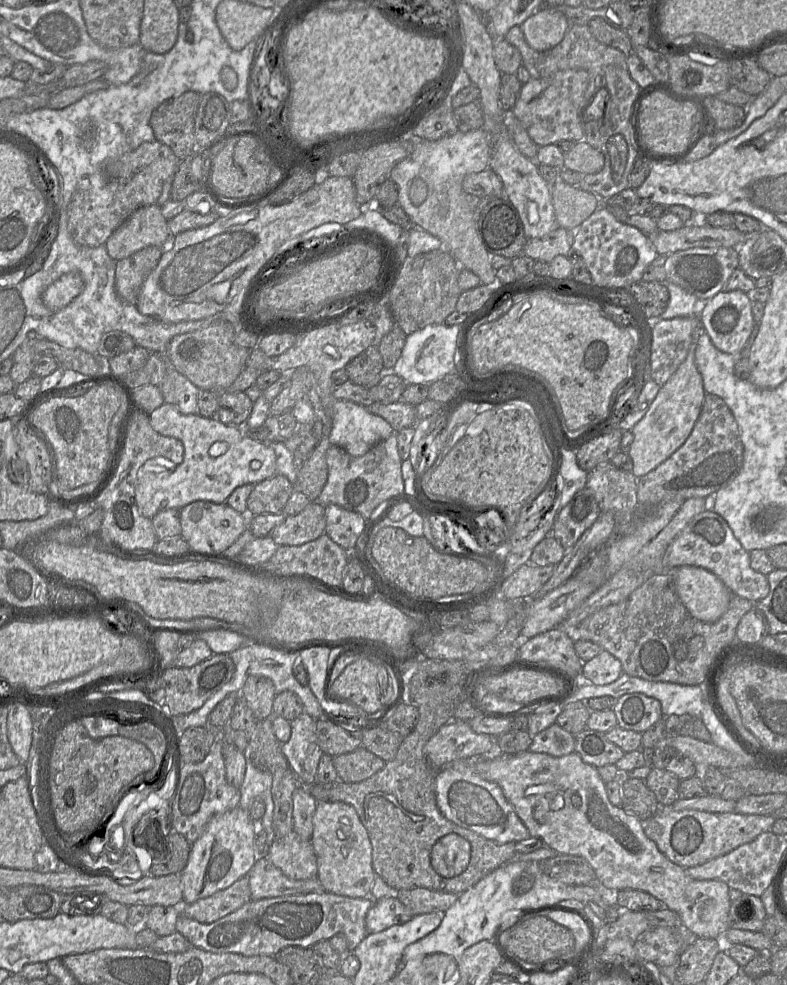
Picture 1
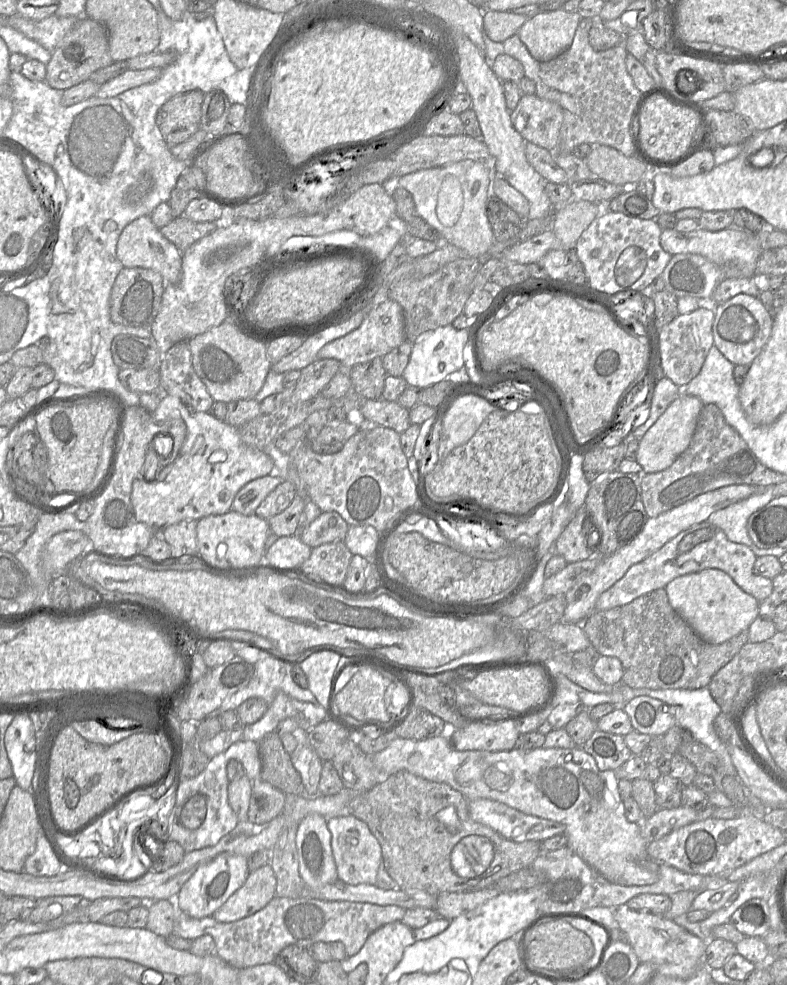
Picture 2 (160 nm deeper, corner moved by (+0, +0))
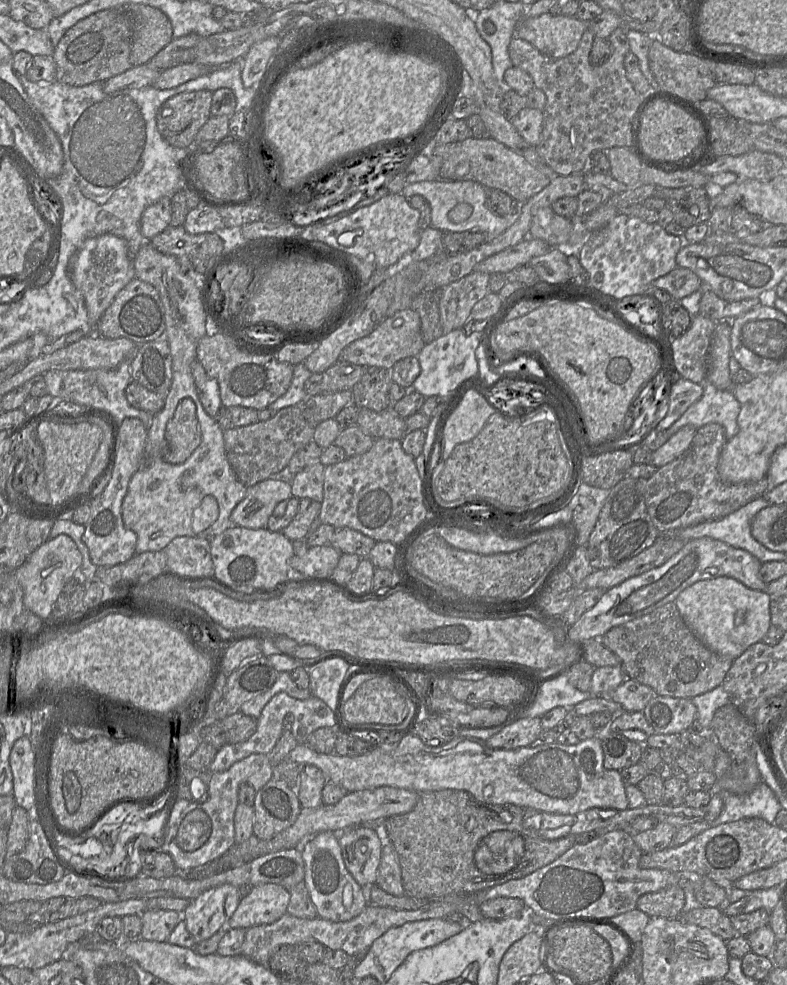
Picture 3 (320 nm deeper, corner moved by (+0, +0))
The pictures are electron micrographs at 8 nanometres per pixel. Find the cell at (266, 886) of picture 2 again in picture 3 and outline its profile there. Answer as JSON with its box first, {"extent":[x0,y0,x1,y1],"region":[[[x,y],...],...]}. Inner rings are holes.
{"extent":[227,883,290,929],"region":[[[274,883],[254,886],[251,892],[241,898],[237,909],[227,922],[229,928],[248,929],[256,925],[271,924],[287,914],[290,891]]]}

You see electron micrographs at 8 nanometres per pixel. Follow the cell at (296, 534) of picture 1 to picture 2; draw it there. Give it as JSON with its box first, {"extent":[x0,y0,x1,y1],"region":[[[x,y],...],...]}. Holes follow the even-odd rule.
{"extent":[300,512,349,548],"region":[[[323,512],[300,535],[311,548],[333,541],[344,541],[349,525],[337,512]]]}

